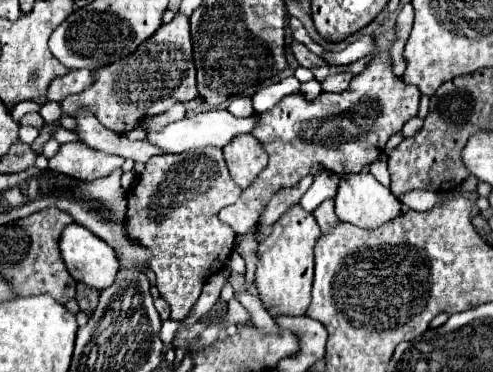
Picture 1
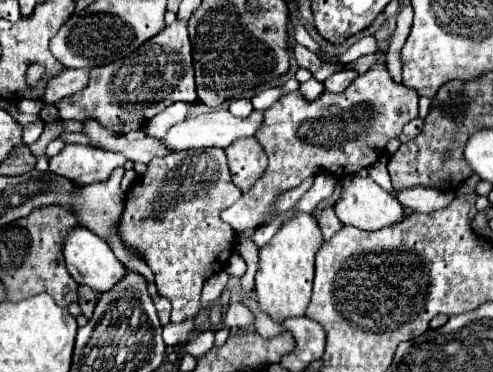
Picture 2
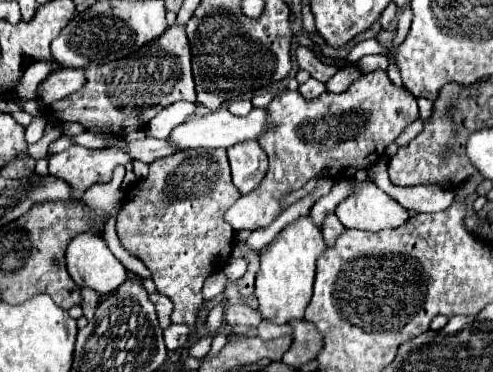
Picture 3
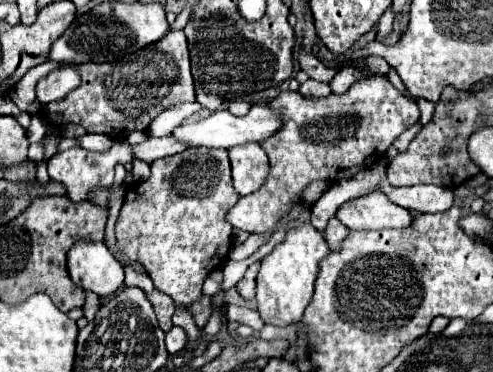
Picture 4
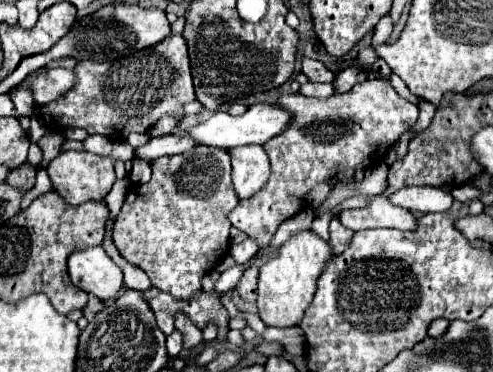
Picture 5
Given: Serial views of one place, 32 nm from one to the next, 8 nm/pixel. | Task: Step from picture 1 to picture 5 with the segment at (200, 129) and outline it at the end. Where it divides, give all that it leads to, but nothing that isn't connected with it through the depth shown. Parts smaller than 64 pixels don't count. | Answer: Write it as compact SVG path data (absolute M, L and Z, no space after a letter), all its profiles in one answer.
M256 102L252 104L242 116L230 116L228 112L216 112L212 114L206 122L192 126L192 128L174 128L176 136L188 134L200 144L214 146L214 148L236 148L236 146L246 146L246 144L266 144L274 136L282 134L288 130L292 122L292 116L288 110L280 108L280 104L268 104L268 102Z

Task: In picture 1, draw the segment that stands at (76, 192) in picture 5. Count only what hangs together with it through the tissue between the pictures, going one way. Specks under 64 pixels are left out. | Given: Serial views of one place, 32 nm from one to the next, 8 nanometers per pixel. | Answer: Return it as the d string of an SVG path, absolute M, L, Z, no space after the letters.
M62 144L58 154L50 158L50 170L72 176L76 180L98 180L108 176L114 168L122 166L124 158L114 154L96 152L86 144Z

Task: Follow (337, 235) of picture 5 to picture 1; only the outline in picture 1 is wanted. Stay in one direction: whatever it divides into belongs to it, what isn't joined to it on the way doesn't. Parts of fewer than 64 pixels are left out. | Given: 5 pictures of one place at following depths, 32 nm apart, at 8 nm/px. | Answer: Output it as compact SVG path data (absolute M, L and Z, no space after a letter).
M328 198L324 200L316 210L314 210L314 216L316 216L316 222L320 224L322 232L328 234L328 230L332 230L336 224L338 224L338 218L334 214L334 200Z

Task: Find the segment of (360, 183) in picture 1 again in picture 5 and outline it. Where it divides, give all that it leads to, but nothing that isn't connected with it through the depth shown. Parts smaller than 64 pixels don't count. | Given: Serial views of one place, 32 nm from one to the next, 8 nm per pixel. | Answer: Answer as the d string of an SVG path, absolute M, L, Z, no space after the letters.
M376 196L366 208L362 210L348 210L338 216L338 220L358 232L368 228L398 228L398 230L414 230L418 220L410 210L394 206L390 200Z

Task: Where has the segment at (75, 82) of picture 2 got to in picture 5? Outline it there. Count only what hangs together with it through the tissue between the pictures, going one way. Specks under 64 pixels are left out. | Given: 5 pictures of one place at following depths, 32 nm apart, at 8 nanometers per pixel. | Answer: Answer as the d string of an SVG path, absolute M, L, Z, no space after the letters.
M44 68L40 70L34 80L30 80L30 90L36 104L48 104L62 96L68 88L74 86L74 72L66 68Z

